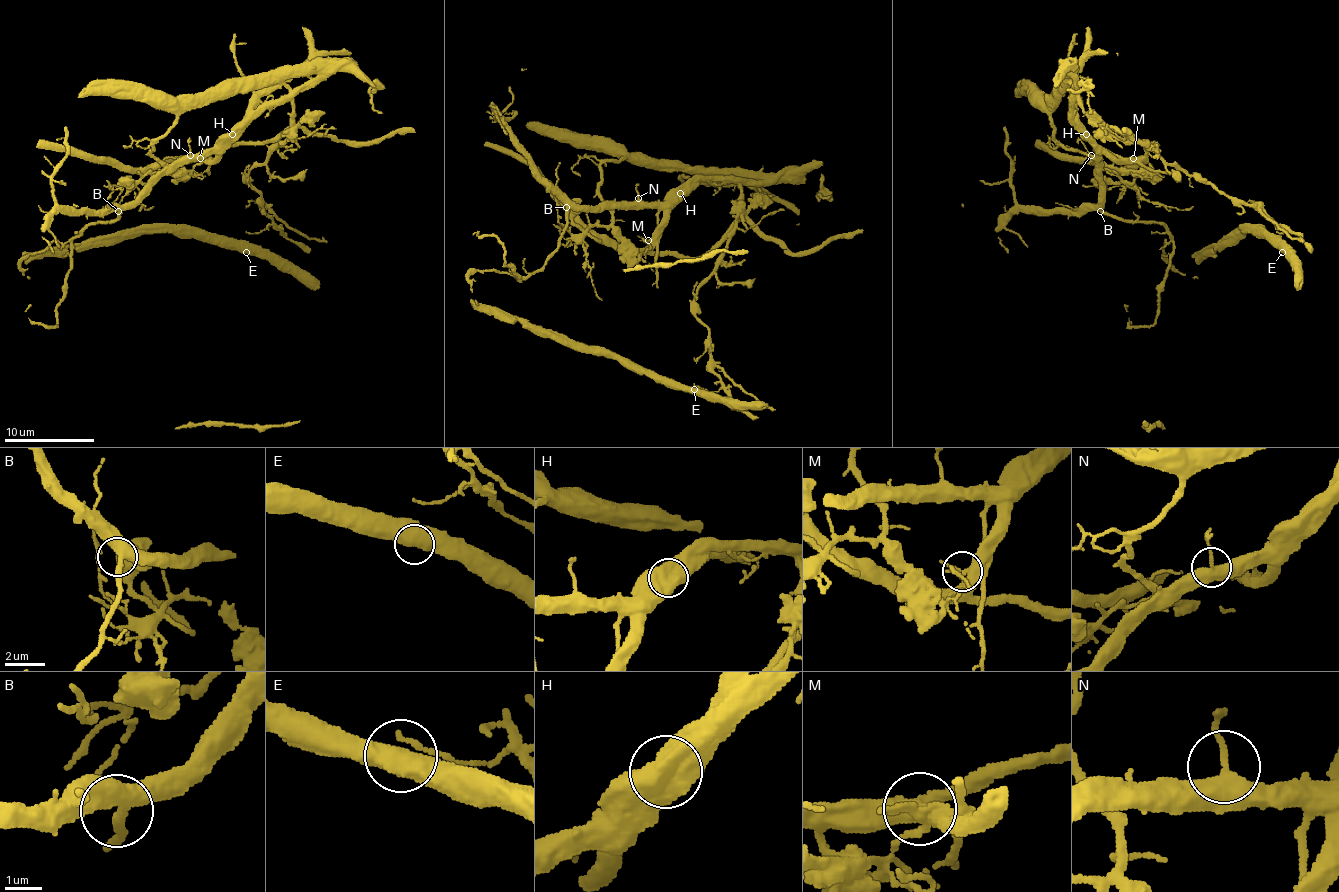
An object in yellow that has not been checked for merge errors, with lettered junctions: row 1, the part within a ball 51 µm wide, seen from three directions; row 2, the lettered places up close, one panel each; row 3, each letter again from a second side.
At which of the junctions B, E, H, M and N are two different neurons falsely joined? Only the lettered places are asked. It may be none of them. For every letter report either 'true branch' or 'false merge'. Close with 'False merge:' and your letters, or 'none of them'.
B: true branch
E: true branch
H: false merge
M: false merge
N: true branch
False merge: H, M

